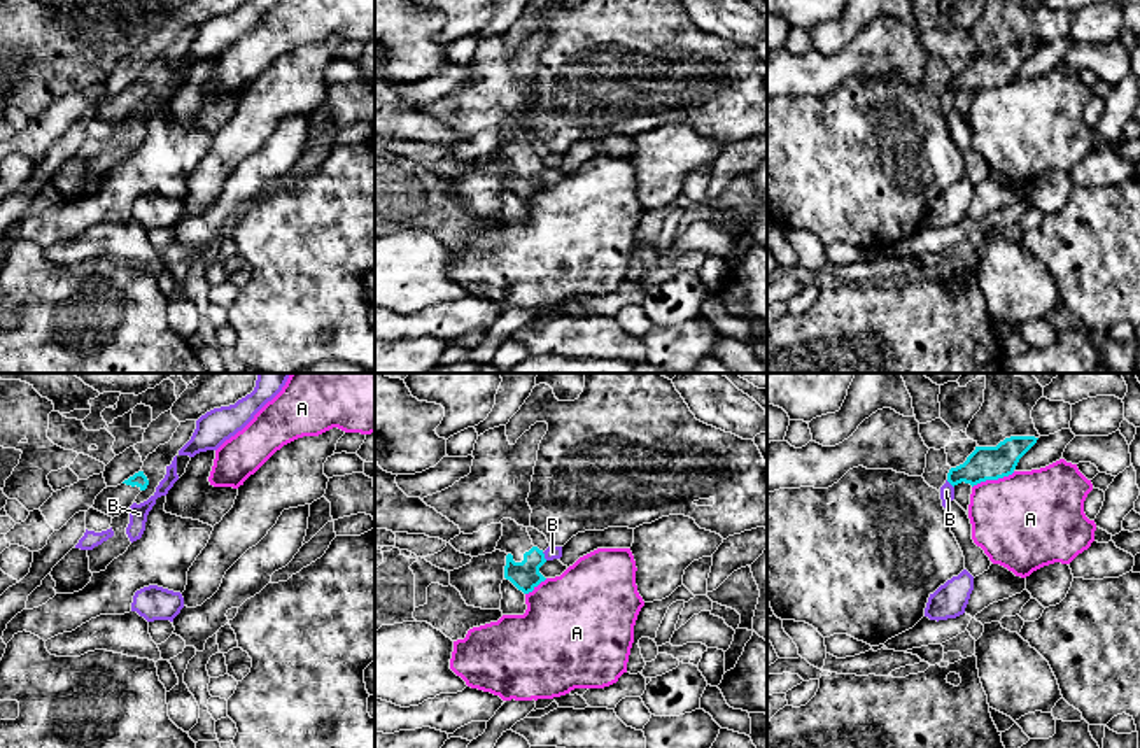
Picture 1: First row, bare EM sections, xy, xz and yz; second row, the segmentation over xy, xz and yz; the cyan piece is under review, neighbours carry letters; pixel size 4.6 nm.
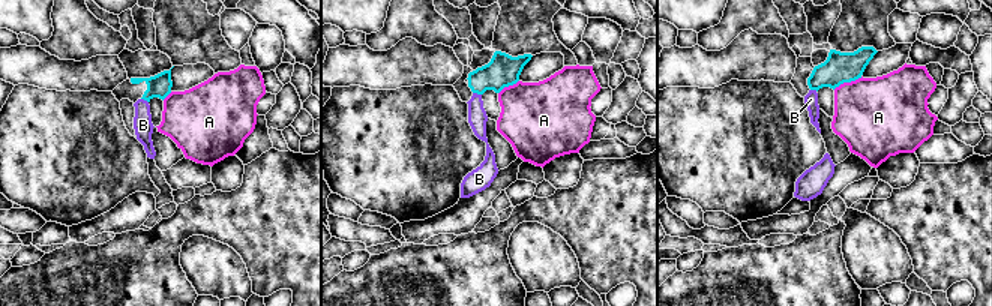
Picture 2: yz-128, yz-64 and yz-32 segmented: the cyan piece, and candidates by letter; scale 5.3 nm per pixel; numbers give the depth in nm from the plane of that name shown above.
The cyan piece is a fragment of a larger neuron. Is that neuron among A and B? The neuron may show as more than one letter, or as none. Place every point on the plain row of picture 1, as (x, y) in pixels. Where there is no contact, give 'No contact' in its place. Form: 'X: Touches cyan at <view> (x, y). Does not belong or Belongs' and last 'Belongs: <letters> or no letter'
A: Touches cyan at yz (993, 86). Does not belong
B: Touches cyan at xz (543, 163). Does not belong
Belongs: no letter

